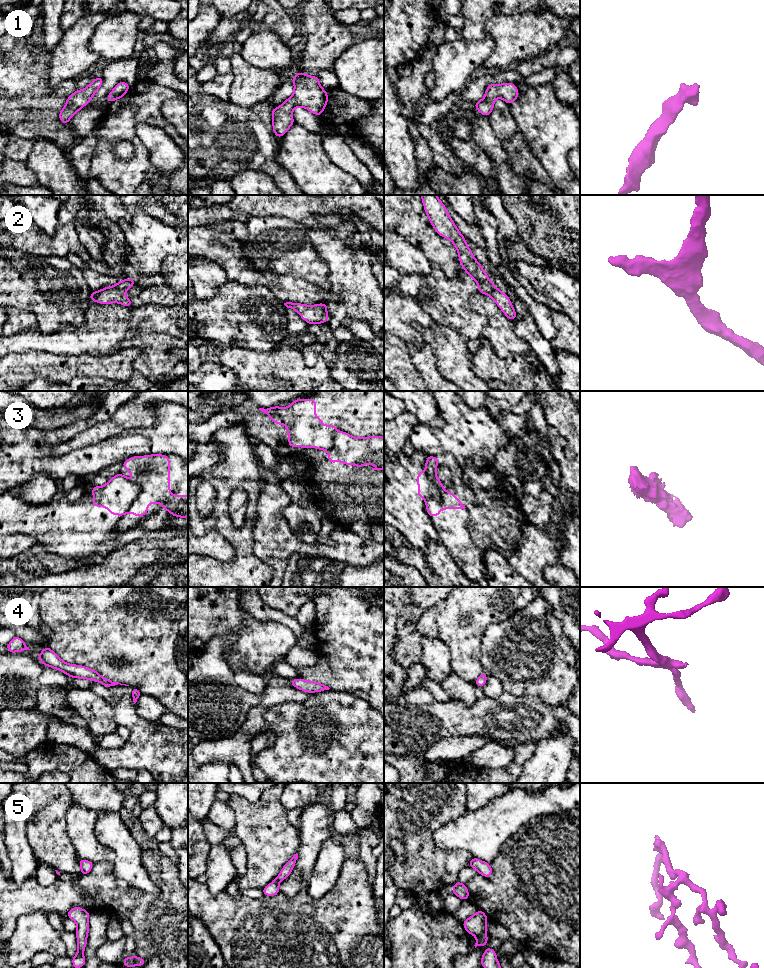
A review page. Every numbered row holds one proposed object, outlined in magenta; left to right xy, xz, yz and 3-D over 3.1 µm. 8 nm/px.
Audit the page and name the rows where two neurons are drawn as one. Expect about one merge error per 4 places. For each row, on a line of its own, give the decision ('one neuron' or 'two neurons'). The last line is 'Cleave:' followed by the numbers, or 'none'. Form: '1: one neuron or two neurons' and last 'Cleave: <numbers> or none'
1: one neuron
2: one neuron
3: two neurons
4: one neuron
5: one neuron
Cleave: 3

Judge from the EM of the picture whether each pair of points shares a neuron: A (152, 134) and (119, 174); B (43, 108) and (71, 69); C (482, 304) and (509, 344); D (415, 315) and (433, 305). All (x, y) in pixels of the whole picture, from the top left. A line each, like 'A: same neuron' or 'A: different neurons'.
A: different neurons
B: different neurons
C: same neuron
D: different neurons

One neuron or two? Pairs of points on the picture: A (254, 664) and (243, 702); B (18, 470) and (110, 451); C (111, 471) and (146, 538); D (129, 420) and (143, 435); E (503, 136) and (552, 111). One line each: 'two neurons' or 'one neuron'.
A: two neurons
B: one neuron
C: two neurons
D: two neurons
E: two neurons

